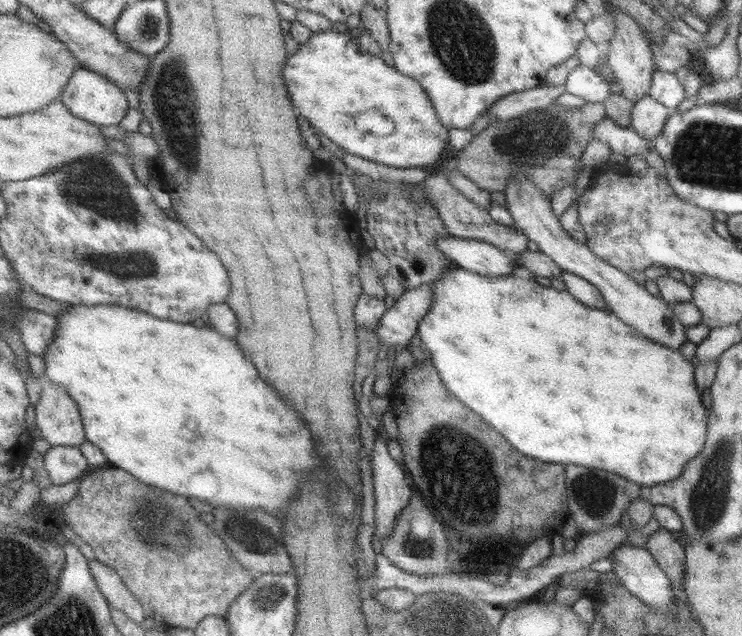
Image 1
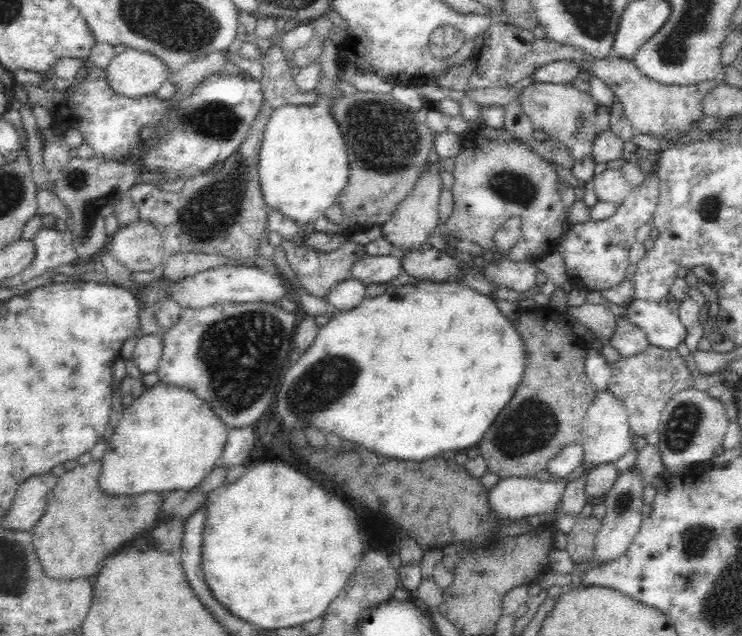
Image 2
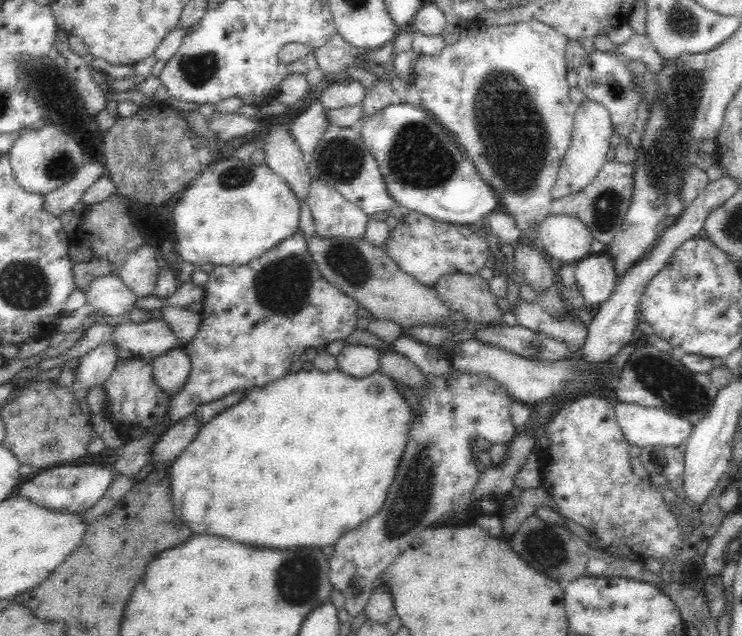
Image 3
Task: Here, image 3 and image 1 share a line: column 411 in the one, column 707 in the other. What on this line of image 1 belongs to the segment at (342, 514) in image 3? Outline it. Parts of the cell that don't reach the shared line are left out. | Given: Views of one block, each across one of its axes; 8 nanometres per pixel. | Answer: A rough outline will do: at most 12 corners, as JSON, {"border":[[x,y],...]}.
{"border":[[522,273],[417,333],[524,456],[642,487],[699,456],[694,364]]}

